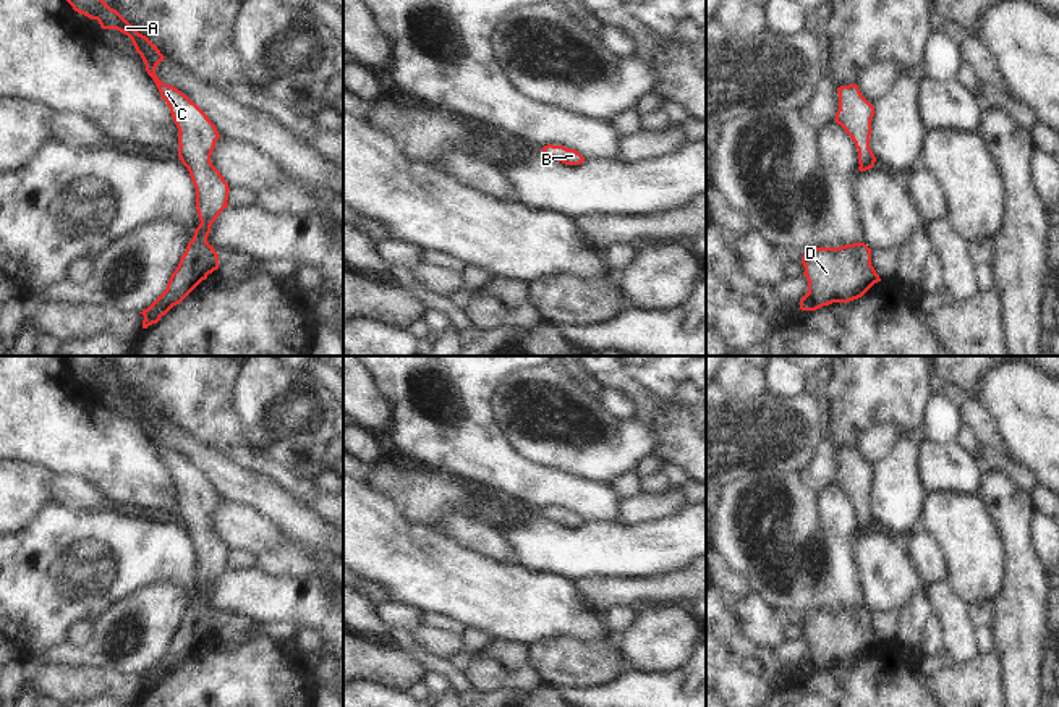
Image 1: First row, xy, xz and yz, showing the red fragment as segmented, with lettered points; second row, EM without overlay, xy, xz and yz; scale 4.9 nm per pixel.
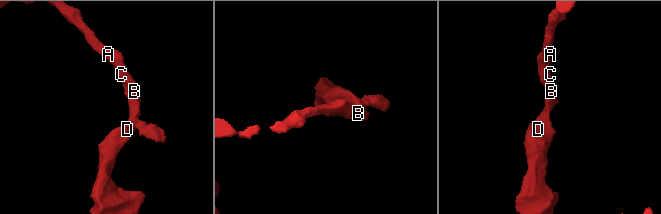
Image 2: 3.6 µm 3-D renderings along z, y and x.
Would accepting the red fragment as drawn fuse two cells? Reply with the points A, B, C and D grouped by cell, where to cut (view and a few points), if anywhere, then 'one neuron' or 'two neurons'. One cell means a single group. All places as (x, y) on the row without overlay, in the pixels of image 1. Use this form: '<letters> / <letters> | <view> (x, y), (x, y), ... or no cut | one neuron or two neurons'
A B C D | no cut | one neuron

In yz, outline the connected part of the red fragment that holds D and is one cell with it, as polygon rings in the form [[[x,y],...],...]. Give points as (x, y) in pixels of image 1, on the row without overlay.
[[[865,605],[808,612],[802,626],[808,642],[808,655],[800,662],[802,673],[858,662],[881,644]]]

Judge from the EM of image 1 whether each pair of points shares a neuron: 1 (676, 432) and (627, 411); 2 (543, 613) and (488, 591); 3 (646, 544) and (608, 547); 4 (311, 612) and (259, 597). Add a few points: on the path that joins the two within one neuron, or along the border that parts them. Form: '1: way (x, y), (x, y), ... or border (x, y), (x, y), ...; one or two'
1: border (608, 387), (620, 390), (630, 400), (635, 416); two
2: way (530, 607), (501, 599); one
3: way (637, 547), (617, 547); one
4: way (298, 604), (292, 599), (272, 599); one

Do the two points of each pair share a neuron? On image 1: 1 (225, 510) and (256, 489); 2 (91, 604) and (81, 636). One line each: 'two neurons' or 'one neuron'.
1: two neurons
2: two neurons

